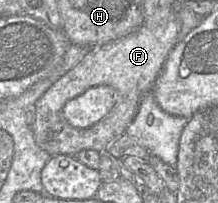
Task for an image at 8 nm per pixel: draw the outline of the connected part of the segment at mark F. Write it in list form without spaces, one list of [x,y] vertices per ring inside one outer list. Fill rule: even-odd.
[[[175,16],[160,27],[150,28],[144,24],[126,37],[89,47],[88,53],[34,104],[35,120],[32,130],[39,147],[51,156],[75,156],[82,150],[104,153],[108,143],[125,134],[135,118],[142,98],[151,92],[169,53],[177,43],[178,31]],[[100,85],[107,85],[115,90],[117,101],[114,108],[105,118],[89,128],[70,126],[62,115],[65,104],[87,89]]]

